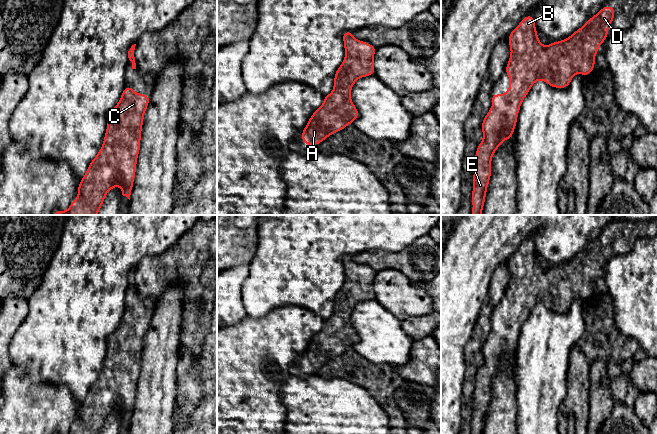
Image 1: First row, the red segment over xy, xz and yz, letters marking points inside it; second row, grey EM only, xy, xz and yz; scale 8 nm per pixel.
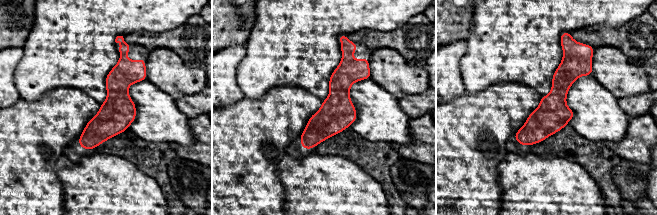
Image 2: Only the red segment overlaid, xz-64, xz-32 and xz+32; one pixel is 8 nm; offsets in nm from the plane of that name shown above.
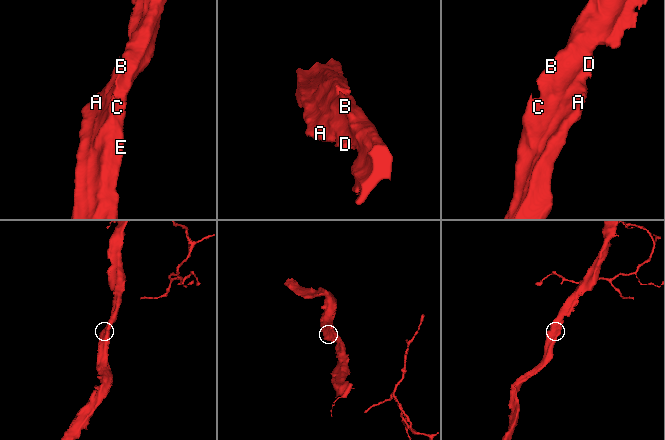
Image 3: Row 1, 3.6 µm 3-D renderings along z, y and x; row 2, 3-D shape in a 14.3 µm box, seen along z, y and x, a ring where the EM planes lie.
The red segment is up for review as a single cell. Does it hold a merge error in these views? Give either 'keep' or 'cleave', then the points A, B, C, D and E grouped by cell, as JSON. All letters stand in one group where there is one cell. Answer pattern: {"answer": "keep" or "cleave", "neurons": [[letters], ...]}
{"answer": "keep", "neurons": [["A", "B", "C", "D", "E"]]}

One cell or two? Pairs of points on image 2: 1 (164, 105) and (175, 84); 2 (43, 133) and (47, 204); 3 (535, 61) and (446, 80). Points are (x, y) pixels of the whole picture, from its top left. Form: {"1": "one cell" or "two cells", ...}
{"1": "two cells", "2": "one cell", "3": "two cells"}

